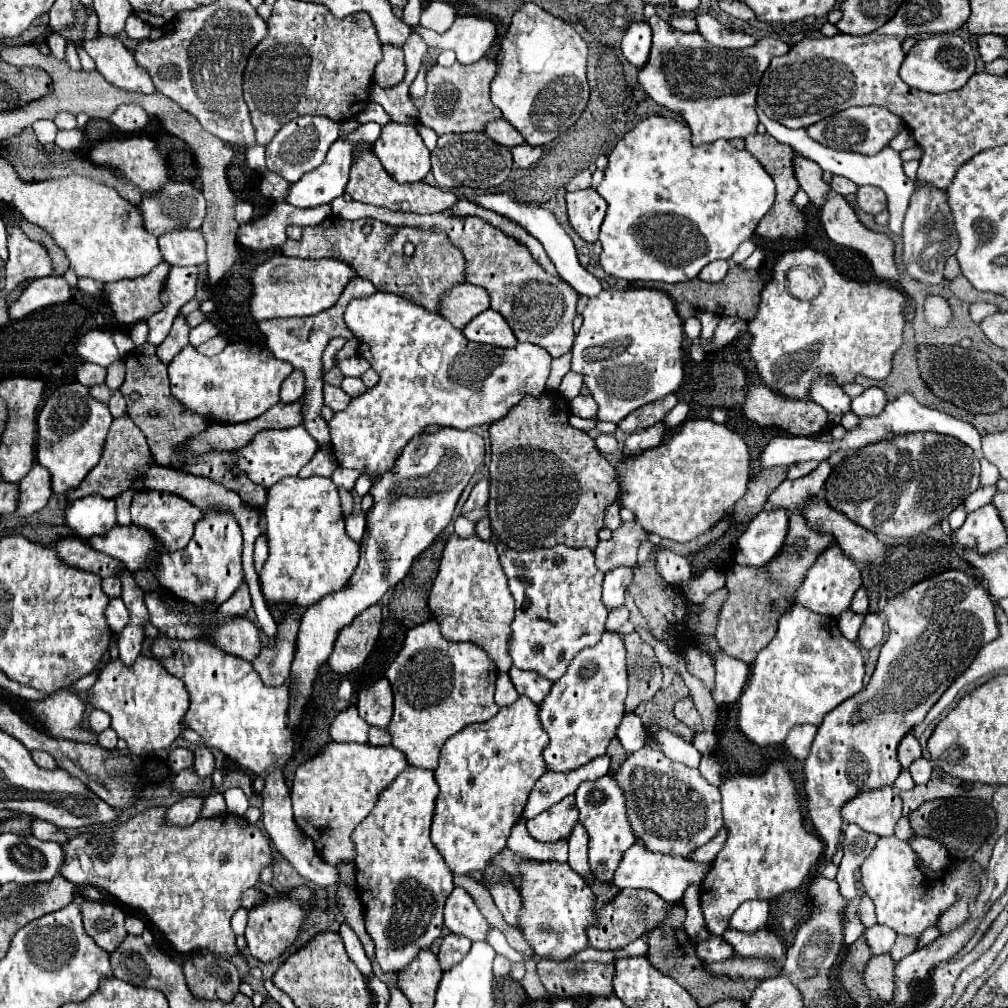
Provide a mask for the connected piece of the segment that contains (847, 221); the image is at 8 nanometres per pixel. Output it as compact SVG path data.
M820 207L820 223L822 223L826 235L834 243L838 243L842 247L852 247L852 249L864 253L870 259L876 277L890 279L890 281L898 281L898 267L894 263L894 243L884 233L874 233L874 231L866 229L858 221L856 213L850 207Z

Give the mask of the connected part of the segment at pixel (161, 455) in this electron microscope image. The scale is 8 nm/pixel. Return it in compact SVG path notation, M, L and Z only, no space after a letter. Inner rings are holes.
M130 351L124 357L124 365L126 365L126 379L120 387L120 393L126 399L128 417L140 427L140 431L148 439L148 447L158 465L180 467L176 459L176 451L184 451L192 435L200 435L200 431L206 431L210 427L208 421L202 415L188 411L188 407L184 407L176 397L172 397L168 375L166 375L166 365L156 355L148 357L148 355ZM150 411L156 411L158 415L150 417Z

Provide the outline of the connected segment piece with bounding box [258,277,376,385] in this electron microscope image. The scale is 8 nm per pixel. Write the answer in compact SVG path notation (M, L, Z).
M356 277L356 279L352 279L348 283L348 287L342 293L340 301L334 307L330 307L328 311L322 311L322 313L314 315L314 317L292 317L292 319L266 319L266 321L258 321L258 329L266 337L266 347L278 359L288 361L288 363L292 363L298 369L304 369L306 381L310 385L314 385L314 383L320 381L320 373L322 373L322 353L324 353L328 341L334 339L334 337L342 337L346 341L354 339L352 337L352 331L348 331L348 327L346 327L346 323L342 319L348 303L352 299L356 299L356 297L362 299L362 297L368 297L368 295L374 295L374 293L376 293L376 287L370 281L366 281L362 277Z

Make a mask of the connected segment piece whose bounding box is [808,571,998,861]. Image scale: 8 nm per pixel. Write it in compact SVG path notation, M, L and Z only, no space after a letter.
M944 571L942 575L916 583L906 593L890 597L884 611L888 615L890 635L882 645L870 683L860 693L836 707L836 711L824 717L824 723L818 727L812 751L808 755L808 759L820 759L820 785L810 787L812 795L808 797L808 809L820 839L826 843L826 861L830 861L840 843L842 805L856 797L858 791L862 793L894 783L902 769L896 759L896 747L900 739L924 721L932 703L936 703L936 699L940 699L940 695L952 685L952 681L968 669L968 663L972 663L976 651L980 651L984 643L996 639L998 635L994 603L988 591L984 591L984 587L974 577L962 571Z

